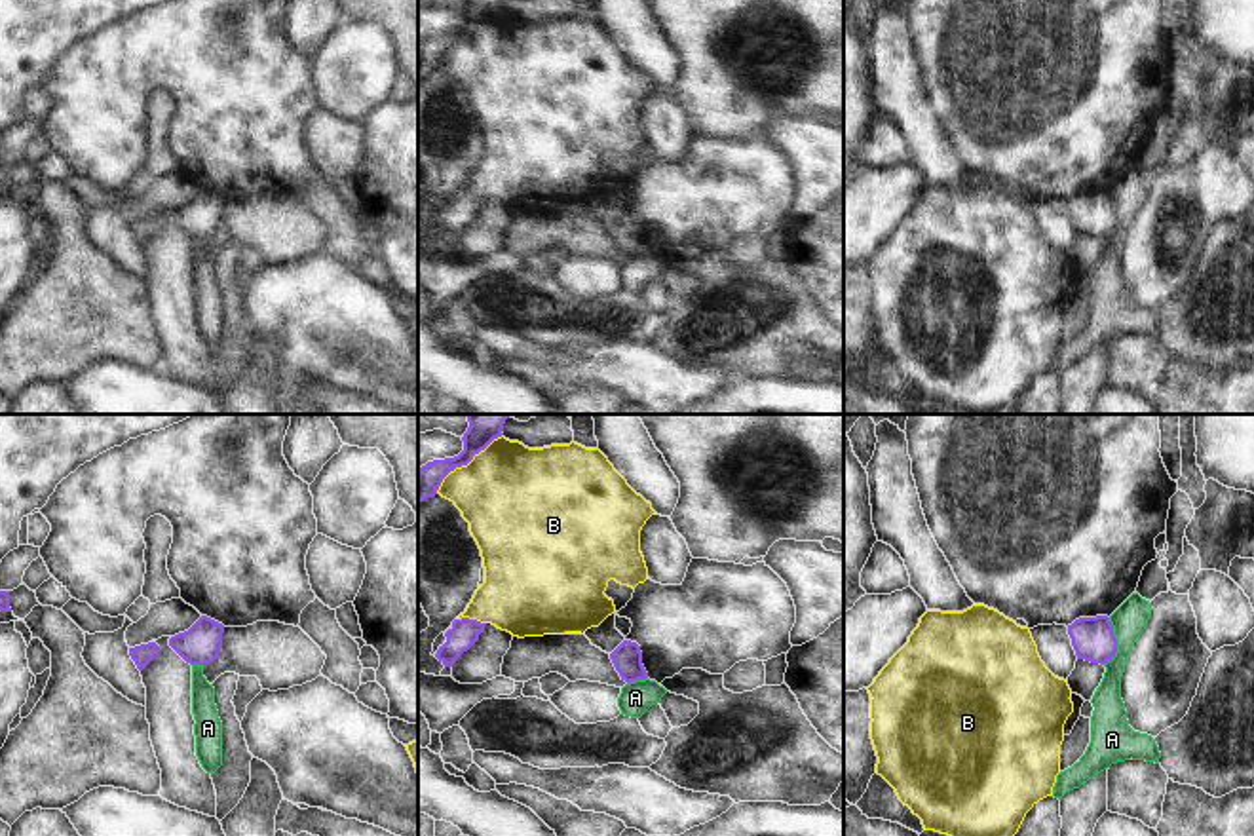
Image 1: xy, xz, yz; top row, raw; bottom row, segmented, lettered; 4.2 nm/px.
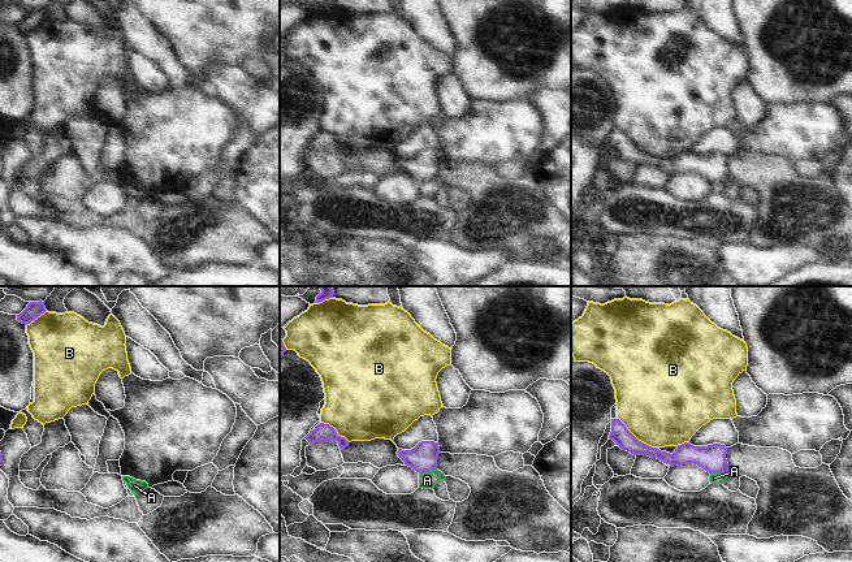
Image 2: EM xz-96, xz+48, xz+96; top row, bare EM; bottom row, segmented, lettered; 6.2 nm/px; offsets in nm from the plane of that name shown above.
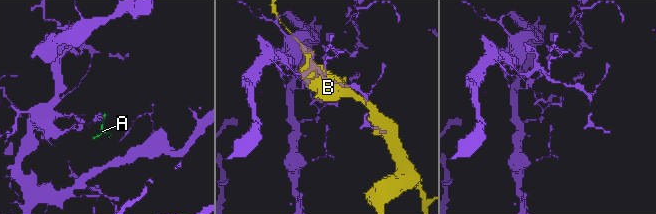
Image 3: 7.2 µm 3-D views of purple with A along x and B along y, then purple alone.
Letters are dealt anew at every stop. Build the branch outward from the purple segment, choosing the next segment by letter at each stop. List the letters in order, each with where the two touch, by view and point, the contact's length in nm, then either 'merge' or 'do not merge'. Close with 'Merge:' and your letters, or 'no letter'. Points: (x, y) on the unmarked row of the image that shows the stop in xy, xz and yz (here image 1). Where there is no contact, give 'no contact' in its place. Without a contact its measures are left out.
A: contact yz (1116, 217); length 200 nm; do not merge
B: contact xz (466, 38); length 380 nm; do not merge
Merge: no letter

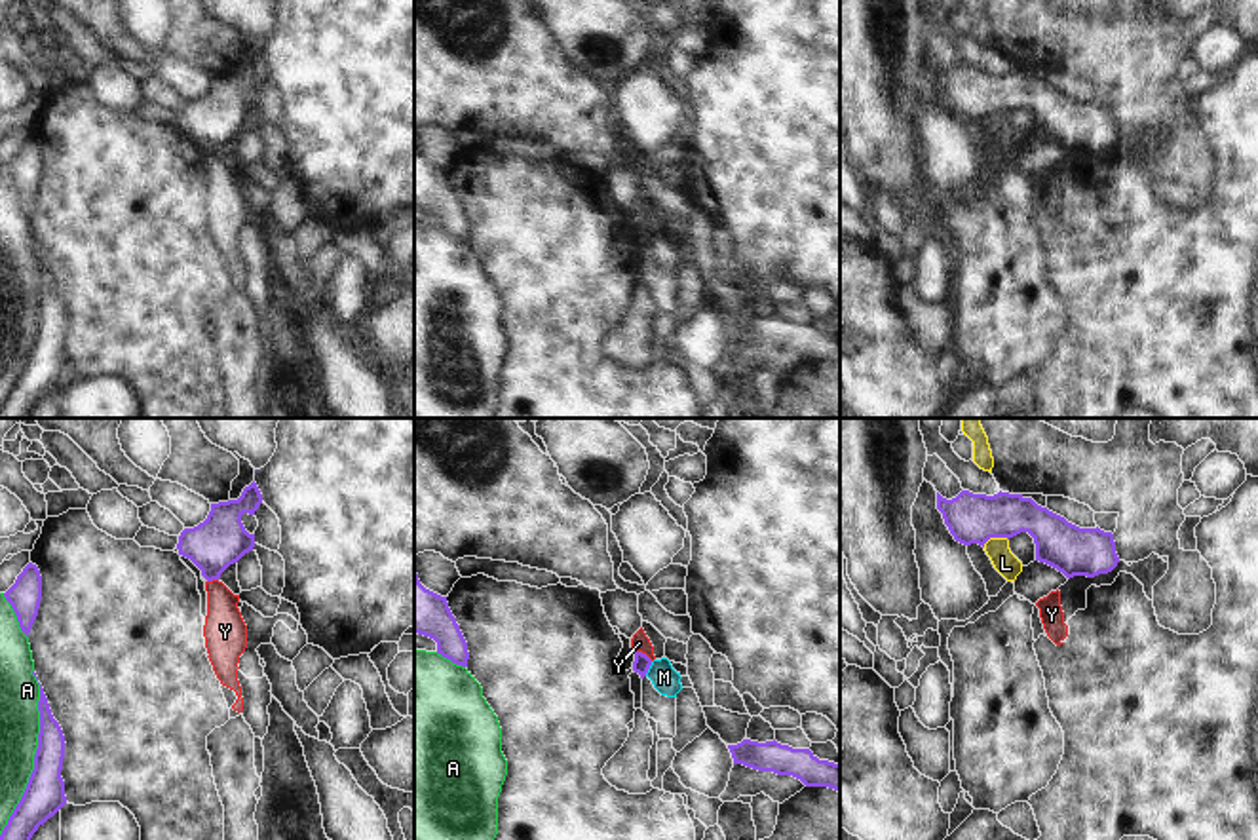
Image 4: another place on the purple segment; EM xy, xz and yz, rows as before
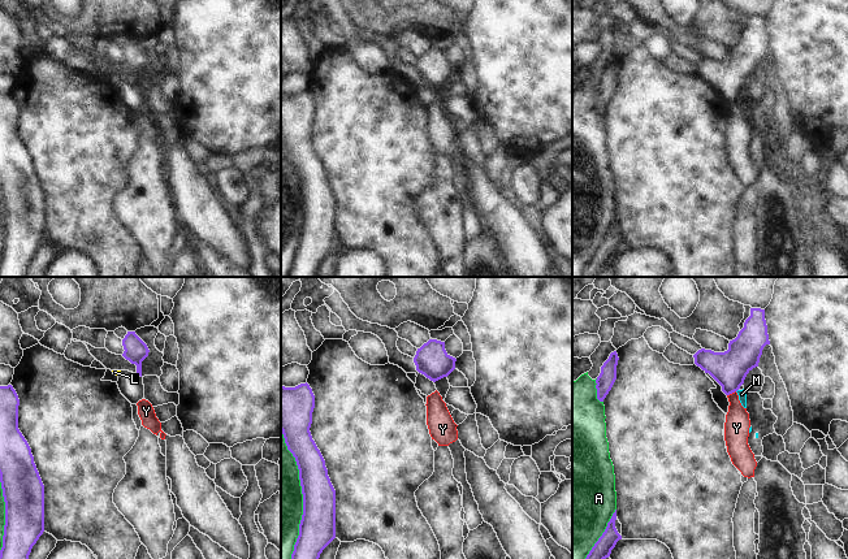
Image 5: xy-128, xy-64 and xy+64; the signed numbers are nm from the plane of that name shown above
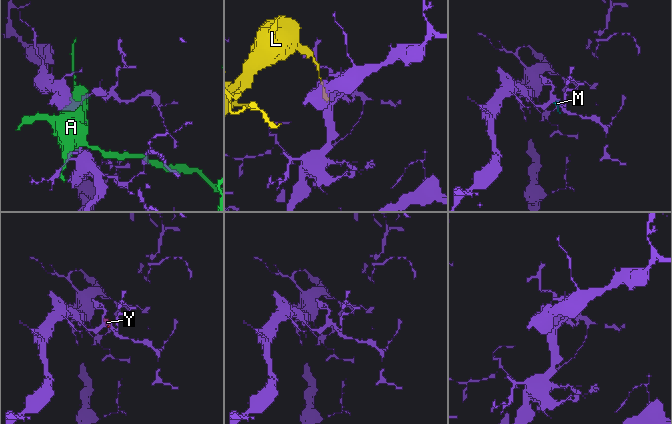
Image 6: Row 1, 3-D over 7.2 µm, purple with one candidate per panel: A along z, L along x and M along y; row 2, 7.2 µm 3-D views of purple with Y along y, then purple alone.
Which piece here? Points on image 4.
A: contact xy (37, 327); length 700 nm; do not merge
L: contact yz (994, 111); length 120 nm; do not merge
M: contact xz (648, 242); length 70 nm; do not merge
Y: contact xz (645, 229); length 90 nm; do not merge
Merge: no letter

